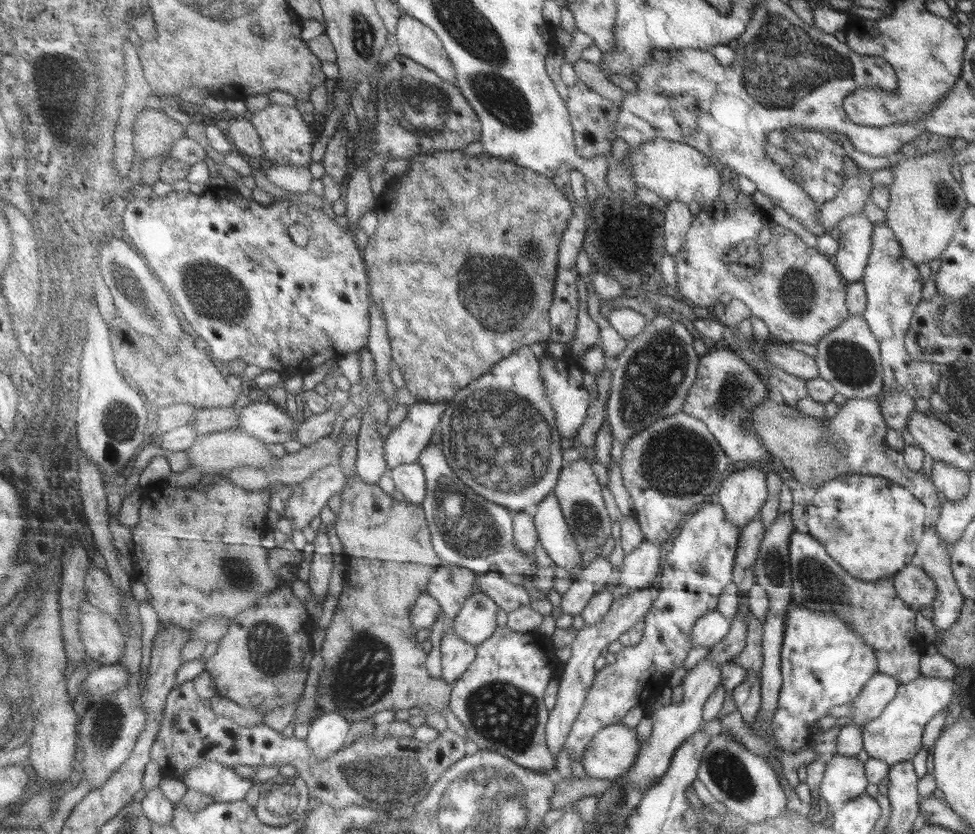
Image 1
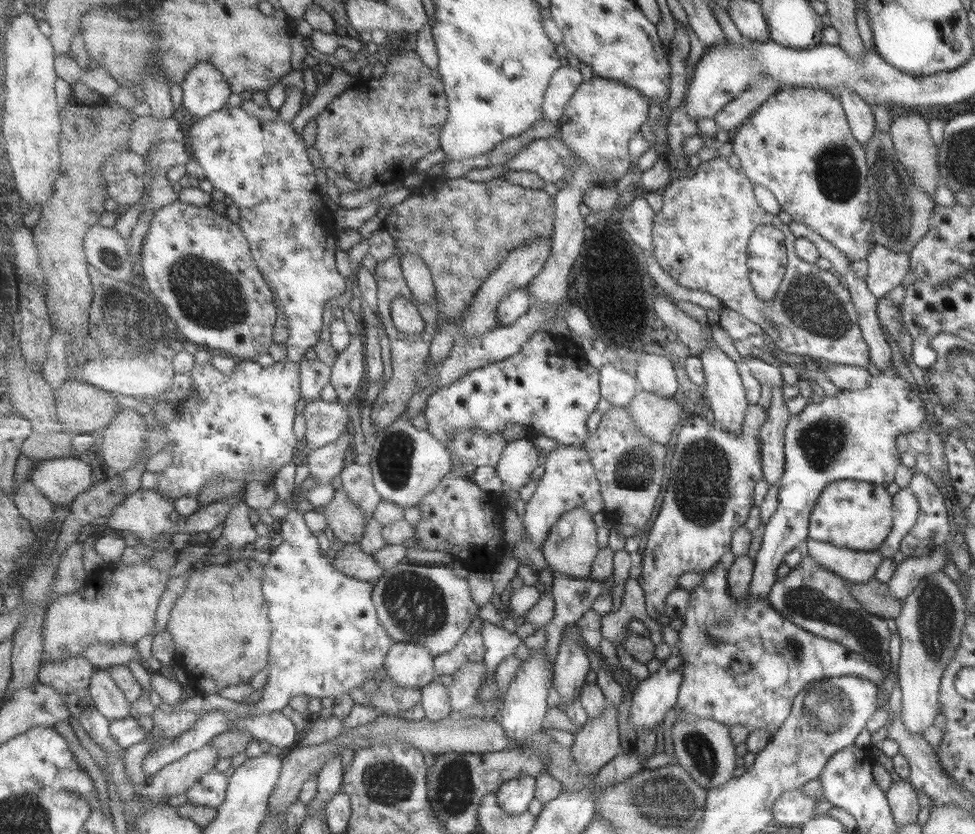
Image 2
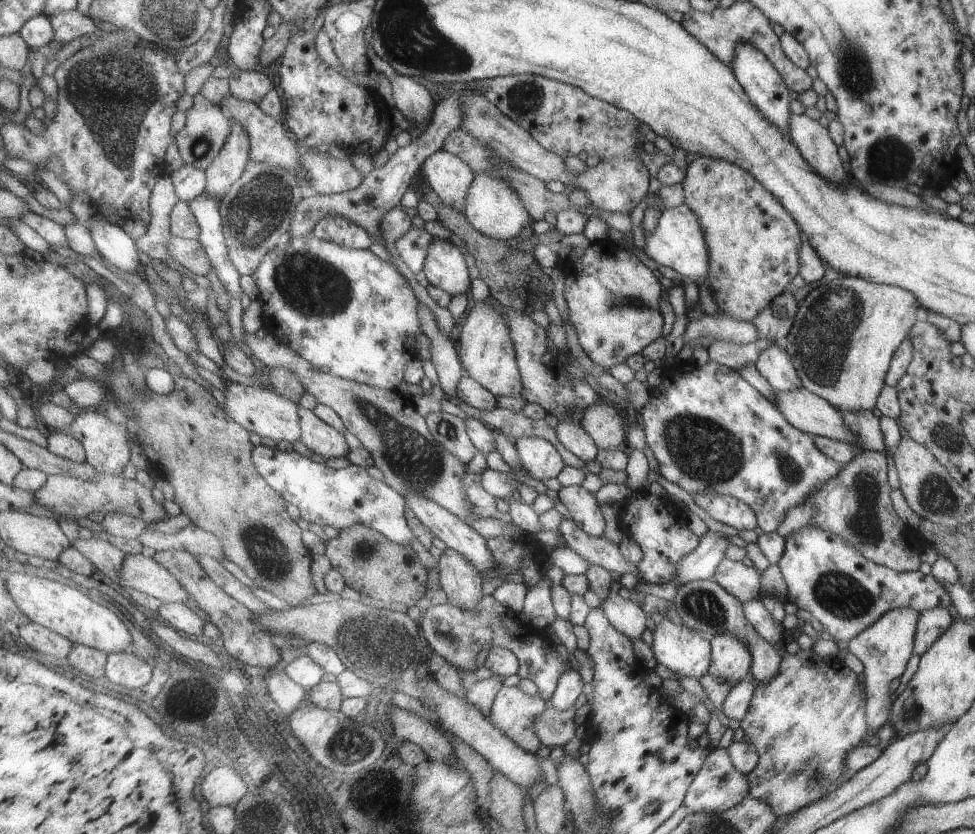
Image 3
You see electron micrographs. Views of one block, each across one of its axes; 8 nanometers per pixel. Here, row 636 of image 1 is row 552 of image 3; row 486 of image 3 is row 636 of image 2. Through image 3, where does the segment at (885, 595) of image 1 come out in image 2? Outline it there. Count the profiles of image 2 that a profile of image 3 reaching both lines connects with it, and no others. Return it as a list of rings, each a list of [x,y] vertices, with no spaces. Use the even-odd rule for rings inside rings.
[[[802,551],[801,563],[790,569],[783,578],[776,579],[767,593],[767,603],[785,620],[807,632],[839,642],[847,650],[859,653],[867,662],[875,663],[891,681],[889,668],[889,630],[886,619],[869,614],[849,594],[850,583],[839,575],[824,569],[812,557]]]

